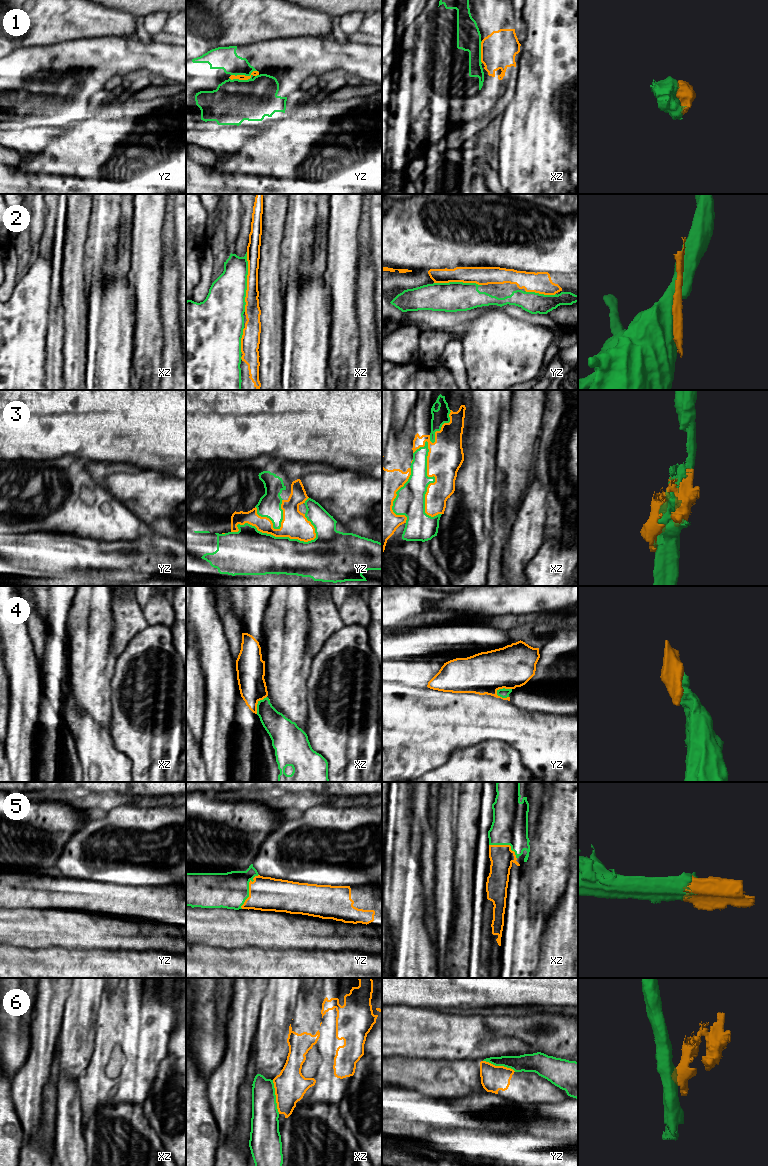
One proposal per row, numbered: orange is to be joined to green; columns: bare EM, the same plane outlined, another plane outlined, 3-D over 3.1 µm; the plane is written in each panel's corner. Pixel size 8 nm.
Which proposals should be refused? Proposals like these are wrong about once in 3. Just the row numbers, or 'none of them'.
2, 3, 4, 6

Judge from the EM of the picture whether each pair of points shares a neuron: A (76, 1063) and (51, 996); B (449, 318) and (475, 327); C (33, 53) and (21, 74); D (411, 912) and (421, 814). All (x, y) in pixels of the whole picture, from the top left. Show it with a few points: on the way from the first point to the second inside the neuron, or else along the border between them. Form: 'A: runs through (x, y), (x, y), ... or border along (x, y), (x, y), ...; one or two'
A: border along (66, 1001), (61, 1029), (55, 1047); two
B: border along (485, 310), (469, 319), (462, 328); two
C: runs through (33, 58), (33, 62), (26, 69); one
D: border along (413, 815), (418, 825), (421, 861); two

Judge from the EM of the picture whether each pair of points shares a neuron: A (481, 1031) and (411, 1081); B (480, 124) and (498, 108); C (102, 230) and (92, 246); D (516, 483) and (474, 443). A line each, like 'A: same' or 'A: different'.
A: different
B: same
C: same
D: different

